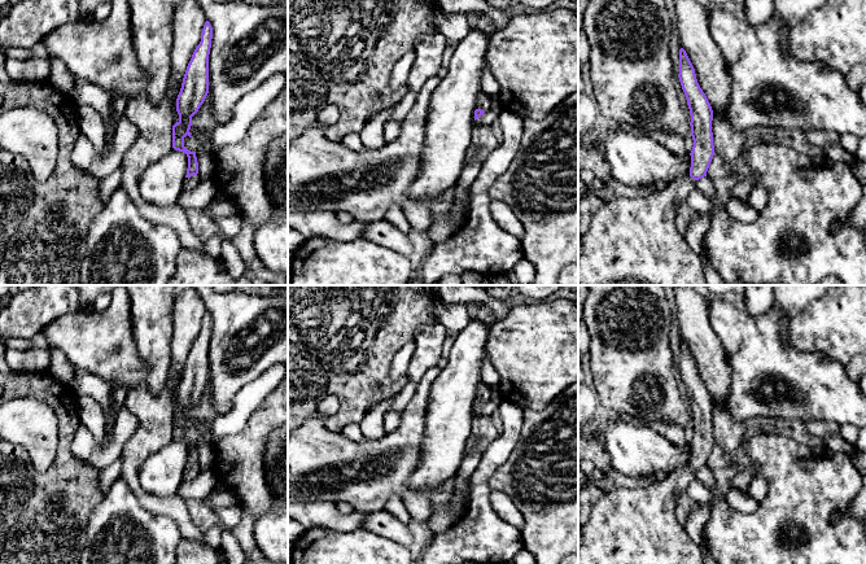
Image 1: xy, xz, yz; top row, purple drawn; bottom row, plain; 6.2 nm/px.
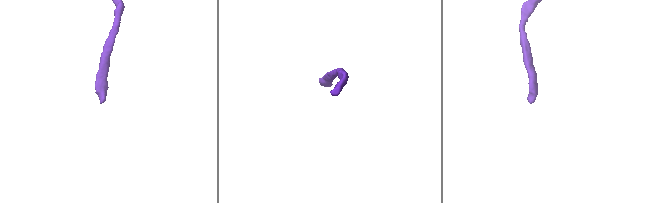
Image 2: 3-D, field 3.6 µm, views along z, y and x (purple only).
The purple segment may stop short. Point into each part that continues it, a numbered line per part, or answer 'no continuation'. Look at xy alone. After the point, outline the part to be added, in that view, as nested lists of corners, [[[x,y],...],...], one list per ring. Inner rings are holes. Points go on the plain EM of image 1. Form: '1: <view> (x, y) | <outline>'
1: xy (189, 473) | [[[193,465],[191,468],[185,468],[184,473],[183,473],[183,480],[185,481],[191,481],[193,478],[196,478],[200,475],[200,468],[198,465]]]

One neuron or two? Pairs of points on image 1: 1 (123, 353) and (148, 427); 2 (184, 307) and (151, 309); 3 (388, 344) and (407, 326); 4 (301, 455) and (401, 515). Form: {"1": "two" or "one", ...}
{"1": "two", "2": "two", "3": "one", "4": "two"}

